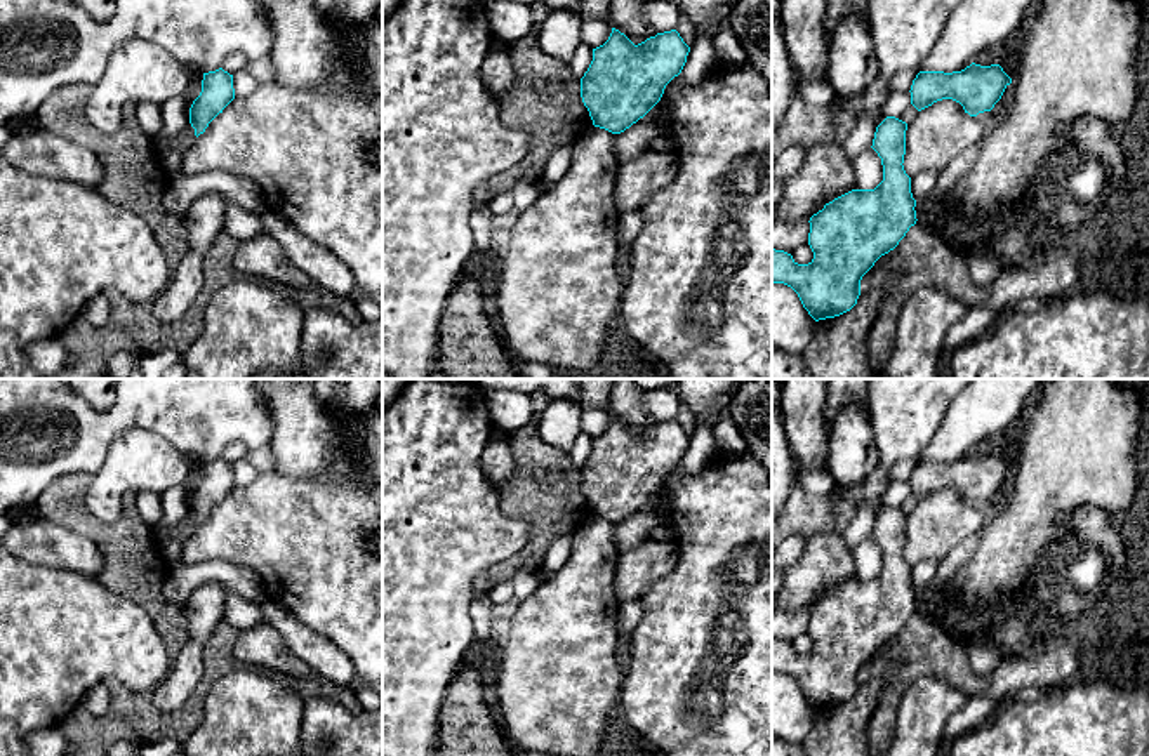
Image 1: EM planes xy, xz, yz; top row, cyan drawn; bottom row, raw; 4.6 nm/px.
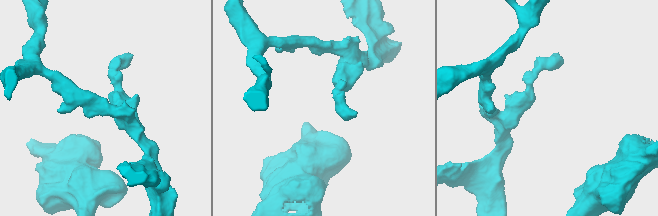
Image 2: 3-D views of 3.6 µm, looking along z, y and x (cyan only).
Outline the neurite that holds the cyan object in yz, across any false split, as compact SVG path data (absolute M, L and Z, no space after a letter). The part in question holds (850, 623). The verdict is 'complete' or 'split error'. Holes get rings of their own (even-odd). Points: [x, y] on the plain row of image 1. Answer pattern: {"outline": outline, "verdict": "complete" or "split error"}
{"outline": "M887 506L874 521L873 539L881 547L883 570L874 579L852 579L810 607L808 634L814 648L798 653L791 643L772 638L772 671L791 676L808 704L819 711L850 700L860 685L860 669L874 652L893 640L916 613L916 589L904 560L907 513Z", "verdict": "complete"}

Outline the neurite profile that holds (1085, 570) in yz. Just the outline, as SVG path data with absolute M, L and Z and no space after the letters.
M1083 547L1073 551L1069 560L1057 570L1060 572L1066 587L1090 594L1102 586L1107 568L1109 563L1104 553L1093 547Z

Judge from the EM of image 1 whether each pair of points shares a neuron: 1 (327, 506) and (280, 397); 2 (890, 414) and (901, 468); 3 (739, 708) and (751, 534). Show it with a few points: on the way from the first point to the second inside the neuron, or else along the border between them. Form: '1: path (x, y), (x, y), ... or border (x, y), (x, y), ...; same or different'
1: border (355, 466), (336, 456), (312, 478), (275, 473); different
2: border (904, 459), (892, 466), (890, 475); different
3: path (748, 664), (748, 577); same

